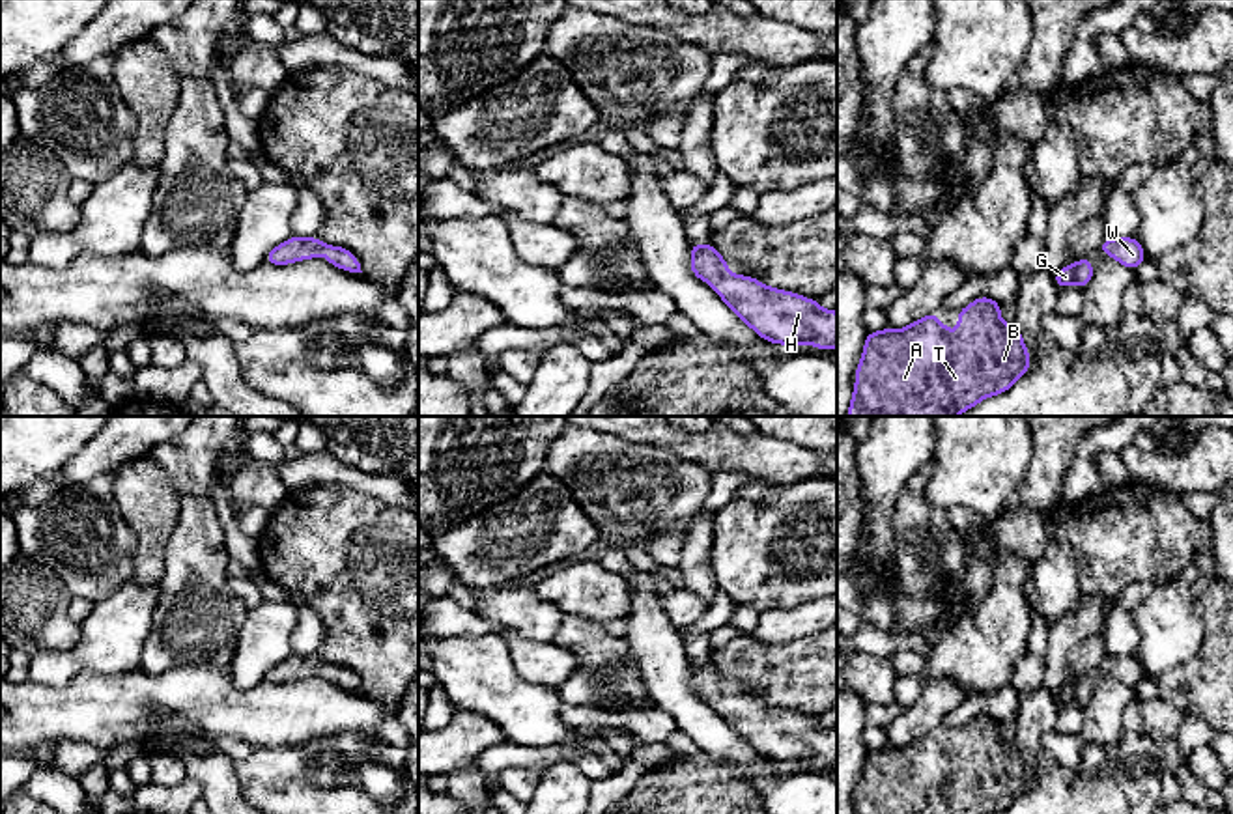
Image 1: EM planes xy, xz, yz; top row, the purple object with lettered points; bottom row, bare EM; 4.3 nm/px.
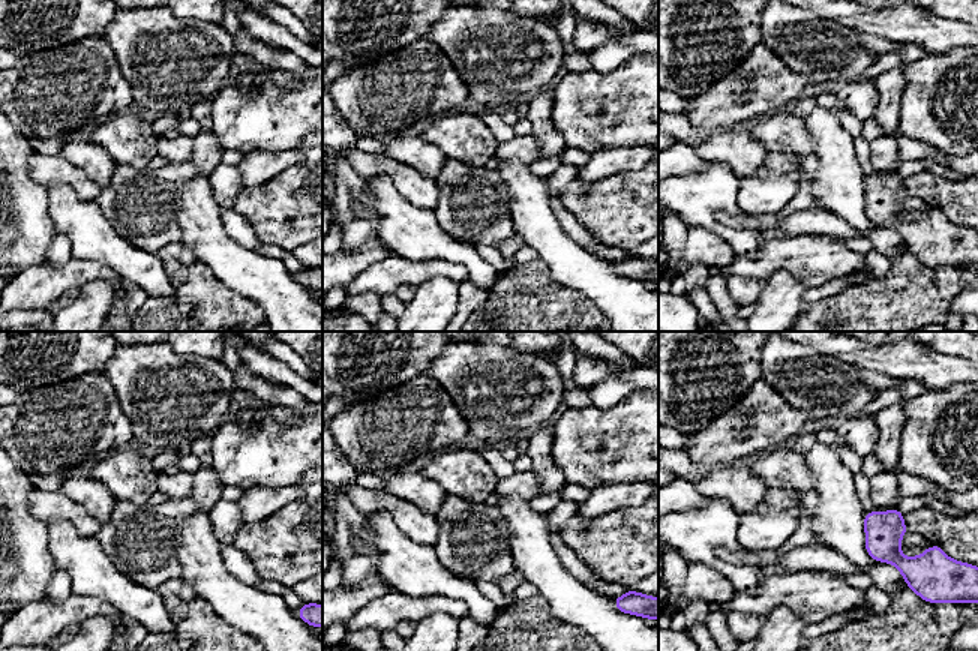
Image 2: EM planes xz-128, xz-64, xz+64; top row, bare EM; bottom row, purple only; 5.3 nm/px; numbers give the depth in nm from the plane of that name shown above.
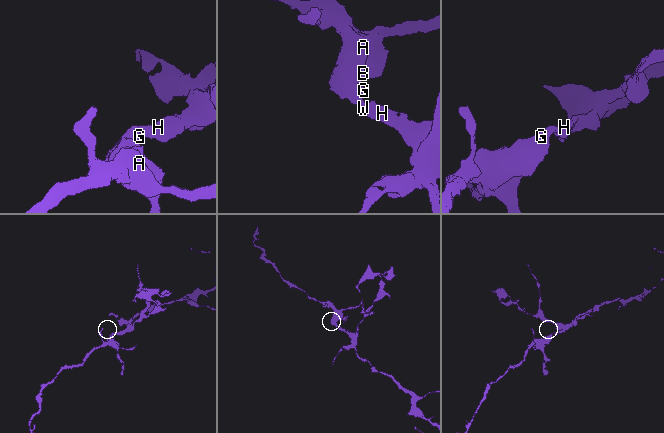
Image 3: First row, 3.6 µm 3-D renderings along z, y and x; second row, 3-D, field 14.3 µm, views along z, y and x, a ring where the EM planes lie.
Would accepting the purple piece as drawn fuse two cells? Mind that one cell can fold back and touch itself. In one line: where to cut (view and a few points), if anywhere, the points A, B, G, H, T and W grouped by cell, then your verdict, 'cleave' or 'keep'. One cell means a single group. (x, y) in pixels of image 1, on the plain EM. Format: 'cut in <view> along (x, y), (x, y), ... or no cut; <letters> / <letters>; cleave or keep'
no cut; A B G H T W; keep

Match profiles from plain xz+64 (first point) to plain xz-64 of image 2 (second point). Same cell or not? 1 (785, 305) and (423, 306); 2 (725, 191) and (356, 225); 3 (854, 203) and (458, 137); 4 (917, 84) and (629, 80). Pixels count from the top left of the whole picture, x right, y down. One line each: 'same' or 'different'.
1: same
2: different
3: different
4: same

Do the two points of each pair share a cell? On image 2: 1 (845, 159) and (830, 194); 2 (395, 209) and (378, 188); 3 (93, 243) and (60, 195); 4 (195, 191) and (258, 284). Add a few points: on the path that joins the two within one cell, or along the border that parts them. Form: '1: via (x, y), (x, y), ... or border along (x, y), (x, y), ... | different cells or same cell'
1: via (840, 168), (837, 185) | same cell
2: via (390, 204), (381, 192) | same cell
3: via (89, 231), (65, 207) | same cell
4: via (198, 213), (201, 227), (236, 261) | same cell

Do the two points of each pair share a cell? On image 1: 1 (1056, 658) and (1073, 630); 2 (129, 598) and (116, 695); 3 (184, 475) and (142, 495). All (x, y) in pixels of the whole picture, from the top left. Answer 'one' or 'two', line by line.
1: one
2: two
3: two

